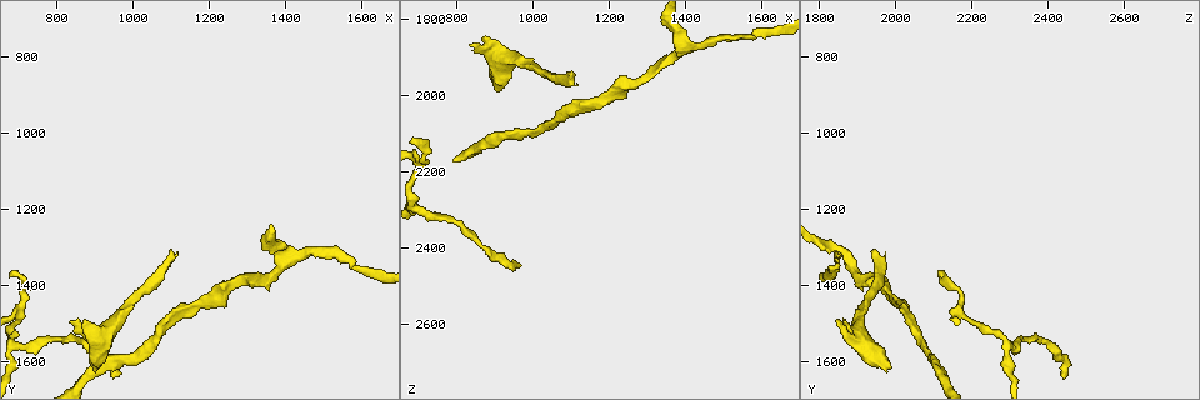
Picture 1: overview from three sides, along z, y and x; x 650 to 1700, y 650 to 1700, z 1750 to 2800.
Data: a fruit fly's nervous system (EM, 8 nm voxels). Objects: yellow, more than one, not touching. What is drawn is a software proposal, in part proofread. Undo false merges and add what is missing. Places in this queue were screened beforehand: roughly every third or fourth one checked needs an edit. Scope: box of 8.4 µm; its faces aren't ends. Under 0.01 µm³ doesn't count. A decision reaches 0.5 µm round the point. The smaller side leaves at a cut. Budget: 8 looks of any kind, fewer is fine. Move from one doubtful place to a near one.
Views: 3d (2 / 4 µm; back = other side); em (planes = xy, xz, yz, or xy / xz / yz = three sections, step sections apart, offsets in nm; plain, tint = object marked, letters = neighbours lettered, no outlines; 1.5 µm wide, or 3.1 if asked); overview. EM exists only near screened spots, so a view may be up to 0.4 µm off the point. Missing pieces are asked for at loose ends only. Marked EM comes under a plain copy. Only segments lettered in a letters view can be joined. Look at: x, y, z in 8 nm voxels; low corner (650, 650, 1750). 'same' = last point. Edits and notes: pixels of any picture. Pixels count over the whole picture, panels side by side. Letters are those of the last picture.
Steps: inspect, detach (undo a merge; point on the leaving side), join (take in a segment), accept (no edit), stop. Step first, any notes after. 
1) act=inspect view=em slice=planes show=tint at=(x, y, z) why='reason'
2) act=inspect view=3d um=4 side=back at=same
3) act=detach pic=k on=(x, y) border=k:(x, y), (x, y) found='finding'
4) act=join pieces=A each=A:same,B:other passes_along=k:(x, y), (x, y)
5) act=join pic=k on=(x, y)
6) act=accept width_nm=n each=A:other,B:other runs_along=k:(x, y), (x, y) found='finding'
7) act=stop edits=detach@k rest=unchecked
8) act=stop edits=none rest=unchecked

act=inspect view=3d um=2 at=(1390, 1335, 1880) why='three arms meet'

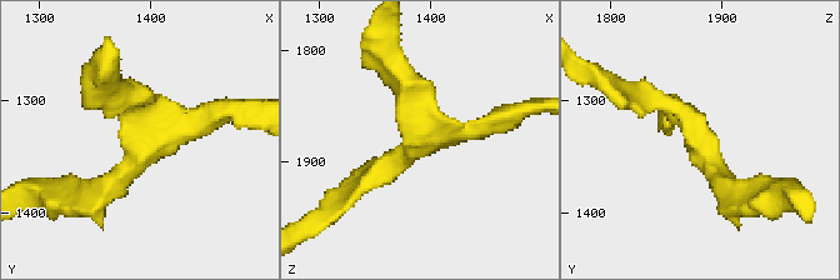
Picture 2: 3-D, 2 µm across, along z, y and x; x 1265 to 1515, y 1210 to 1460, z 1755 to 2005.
act=inspect view=em slice=planes show=letters at=(1396, 1338, 1880) arms=3 why='now the EM'

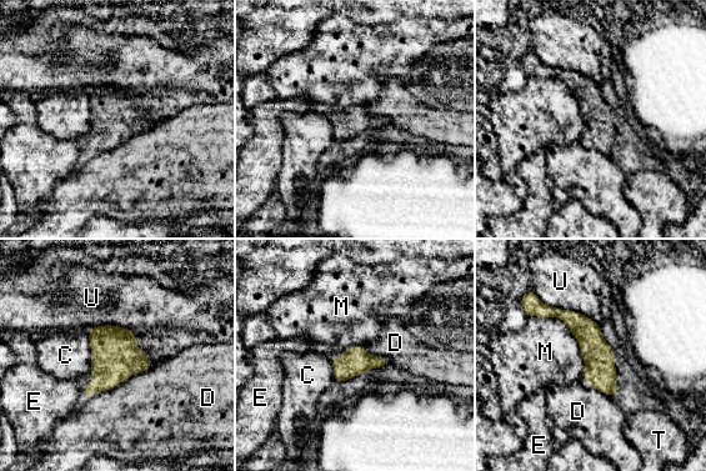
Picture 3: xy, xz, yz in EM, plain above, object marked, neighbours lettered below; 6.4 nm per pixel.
act=accept longest_contact=M:550nm each=C:other,D:other,E:other,M:other,T:other,U:other border=3:(527, 316), (565, 324), (584, 379) found='one cell here'

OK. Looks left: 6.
act=inspect view=em slice=planes show=tint at=(990, 1445, 1920) why='calibre changes'

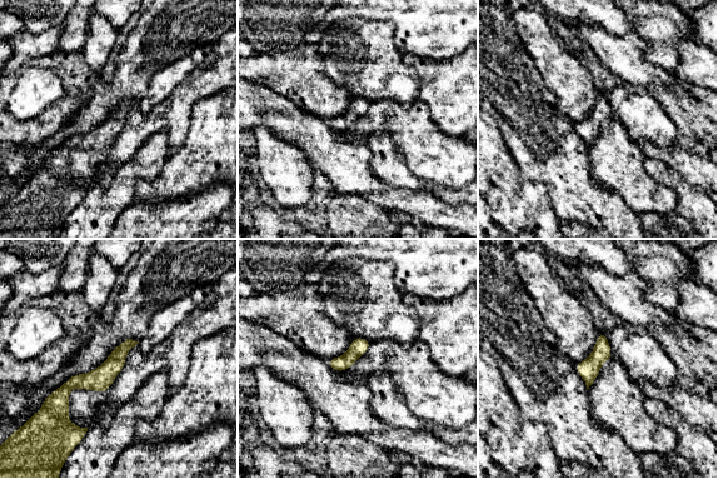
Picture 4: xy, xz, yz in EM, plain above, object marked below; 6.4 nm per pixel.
act=inspect view=em slice=planes show=letters at=same

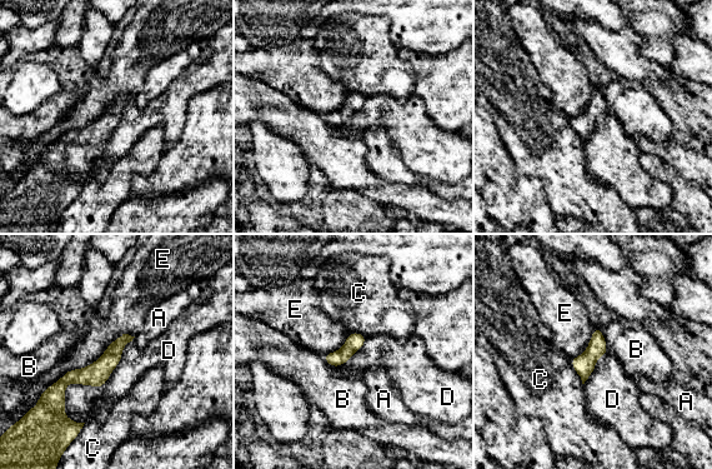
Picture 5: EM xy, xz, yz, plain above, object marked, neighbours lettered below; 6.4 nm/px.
act=accept each=A:other,B:other,C:other,D:other,E:other border=5:(134, 335), (44, 390) found='continuous, no second cell'

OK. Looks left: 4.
act=inspect view=em slice=planes show=letters at=(965, 1635, 2445) why='thin end'

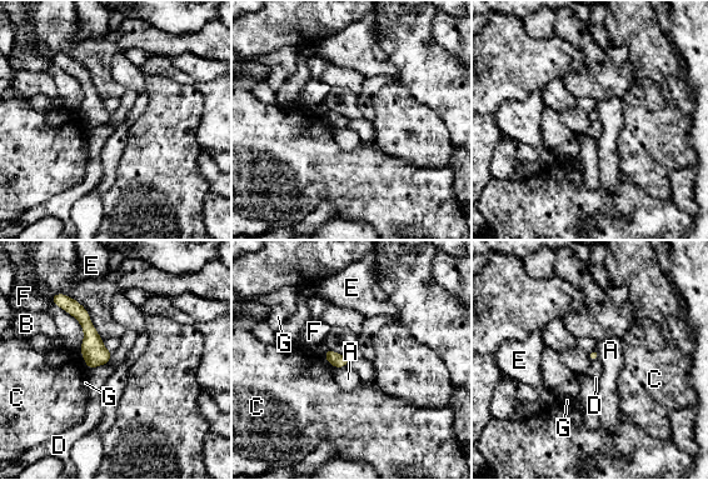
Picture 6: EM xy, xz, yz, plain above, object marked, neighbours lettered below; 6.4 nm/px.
act=accept each=A:other,B:other,C:other,D:other,E:other,F:other,G:other runs_along=6:(64, 303), (84, 319), (103, 361) found='no lettered segment goes on from it'

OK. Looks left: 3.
act=stop edits=none rest=unchecked

